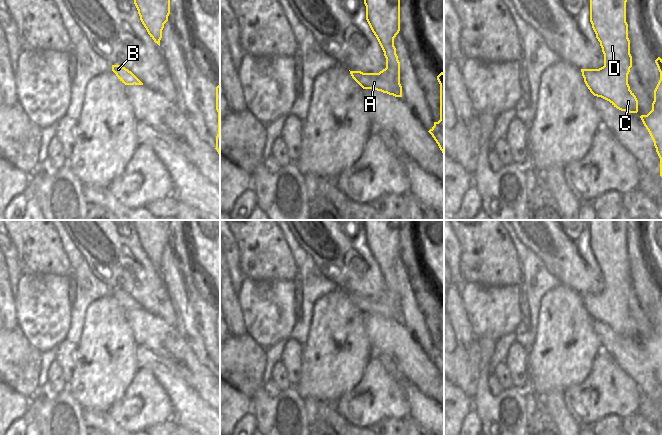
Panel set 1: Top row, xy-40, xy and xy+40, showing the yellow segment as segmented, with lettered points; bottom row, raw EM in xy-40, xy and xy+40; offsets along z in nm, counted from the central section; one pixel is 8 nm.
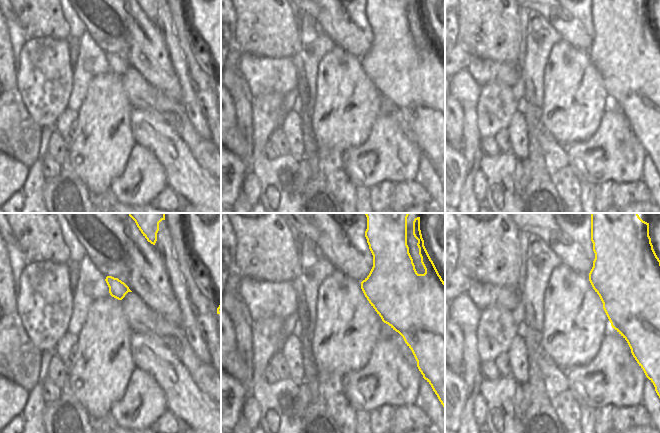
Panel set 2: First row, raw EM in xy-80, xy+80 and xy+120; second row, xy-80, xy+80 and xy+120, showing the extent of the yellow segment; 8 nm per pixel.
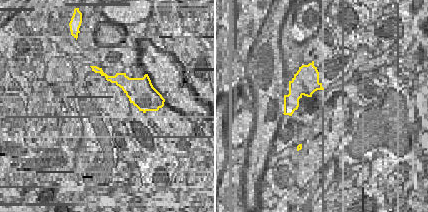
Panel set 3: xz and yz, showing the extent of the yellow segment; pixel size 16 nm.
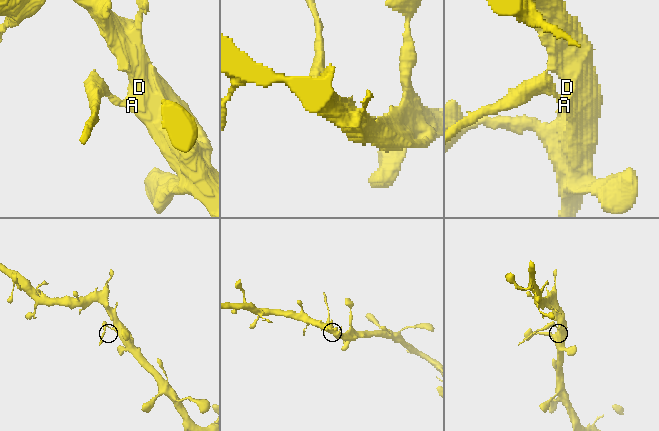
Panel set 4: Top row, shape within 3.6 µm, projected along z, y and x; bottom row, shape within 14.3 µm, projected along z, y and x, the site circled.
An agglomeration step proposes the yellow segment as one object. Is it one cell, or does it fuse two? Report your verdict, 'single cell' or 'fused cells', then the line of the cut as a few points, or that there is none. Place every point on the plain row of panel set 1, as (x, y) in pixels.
fused cells; cut in xy along (355, 295), (358, 307)

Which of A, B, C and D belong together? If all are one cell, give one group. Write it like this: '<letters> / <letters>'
A C D / B

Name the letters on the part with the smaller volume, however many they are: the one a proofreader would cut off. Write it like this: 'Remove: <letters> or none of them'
Remove: B.

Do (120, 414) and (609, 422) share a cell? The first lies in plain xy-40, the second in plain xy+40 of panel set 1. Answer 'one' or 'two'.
two

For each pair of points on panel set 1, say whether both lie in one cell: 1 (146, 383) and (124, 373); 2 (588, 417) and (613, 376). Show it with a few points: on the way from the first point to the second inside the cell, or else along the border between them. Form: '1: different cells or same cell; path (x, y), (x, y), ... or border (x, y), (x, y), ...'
1: different cells; border (140, 368), (121, 397)
2: same cell; path (594, 407), (607, 386)

